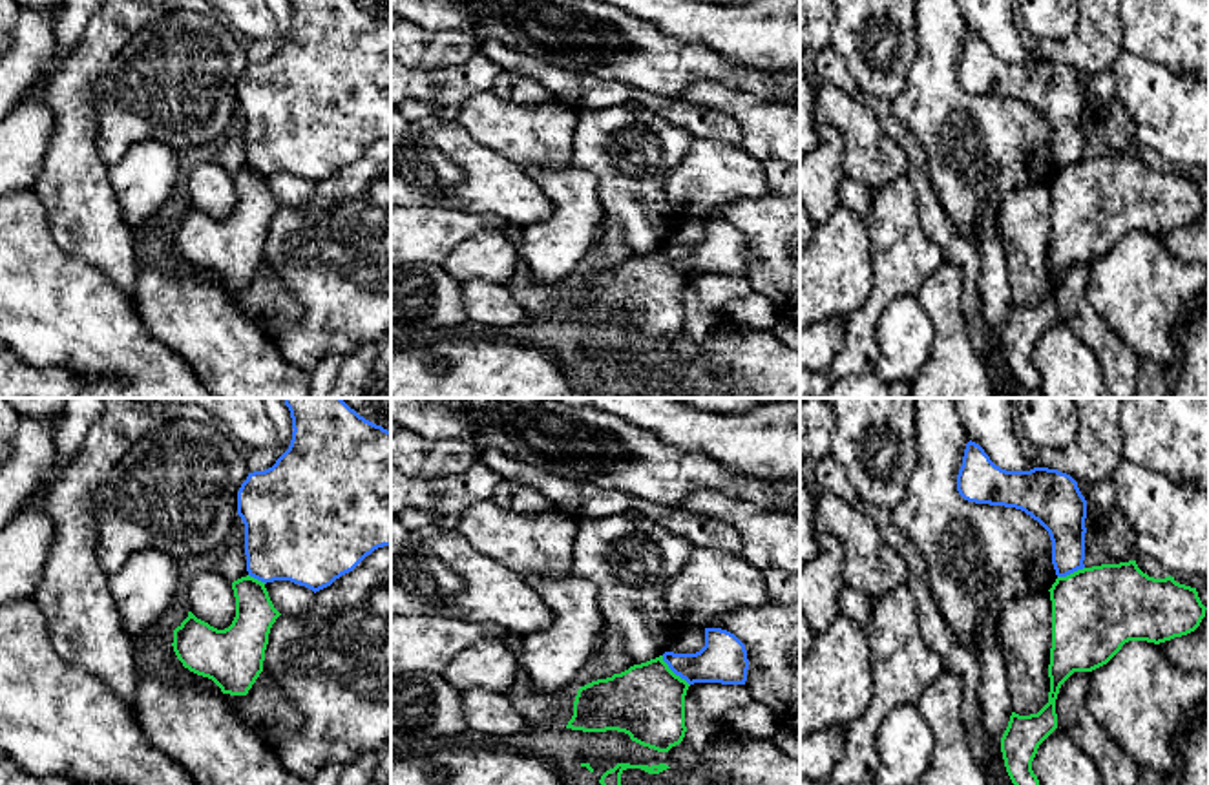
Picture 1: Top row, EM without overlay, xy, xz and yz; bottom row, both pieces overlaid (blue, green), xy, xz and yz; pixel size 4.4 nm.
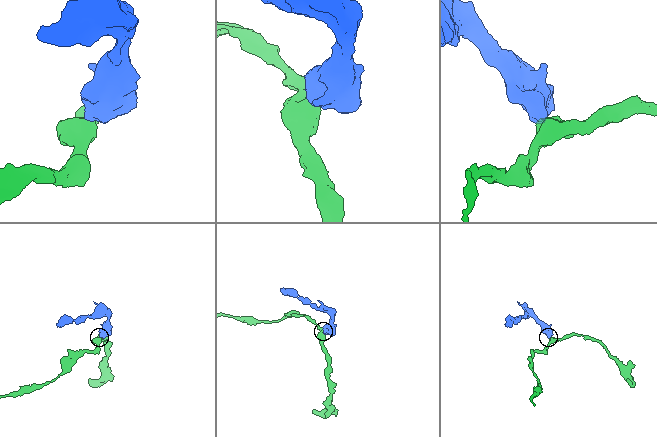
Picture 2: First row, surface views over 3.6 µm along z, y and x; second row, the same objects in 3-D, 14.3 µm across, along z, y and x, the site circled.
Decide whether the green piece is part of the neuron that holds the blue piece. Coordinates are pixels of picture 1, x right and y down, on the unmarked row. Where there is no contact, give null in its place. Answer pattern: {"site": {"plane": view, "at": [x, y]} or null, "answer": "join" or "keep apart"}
{"site": {"plane": "xz", "at": [674, 263]}, "answer": "keep apart"}

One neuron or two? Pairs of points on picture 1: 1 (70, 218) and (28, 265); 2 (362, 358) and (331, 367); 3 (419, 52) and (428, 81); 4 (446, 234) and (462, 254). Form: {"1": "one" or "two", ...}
{"1": "two", "2": "one", "3": "two", "4": "two"}

